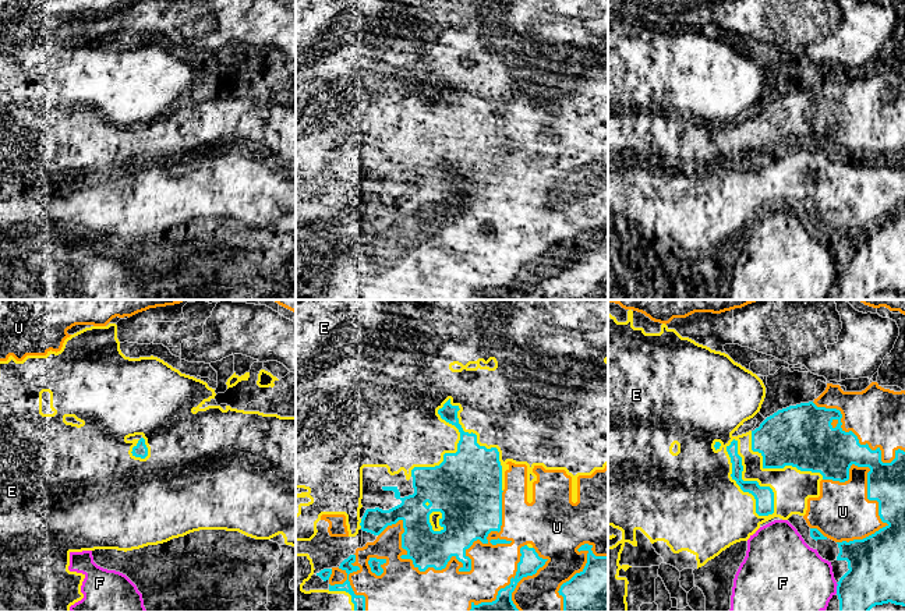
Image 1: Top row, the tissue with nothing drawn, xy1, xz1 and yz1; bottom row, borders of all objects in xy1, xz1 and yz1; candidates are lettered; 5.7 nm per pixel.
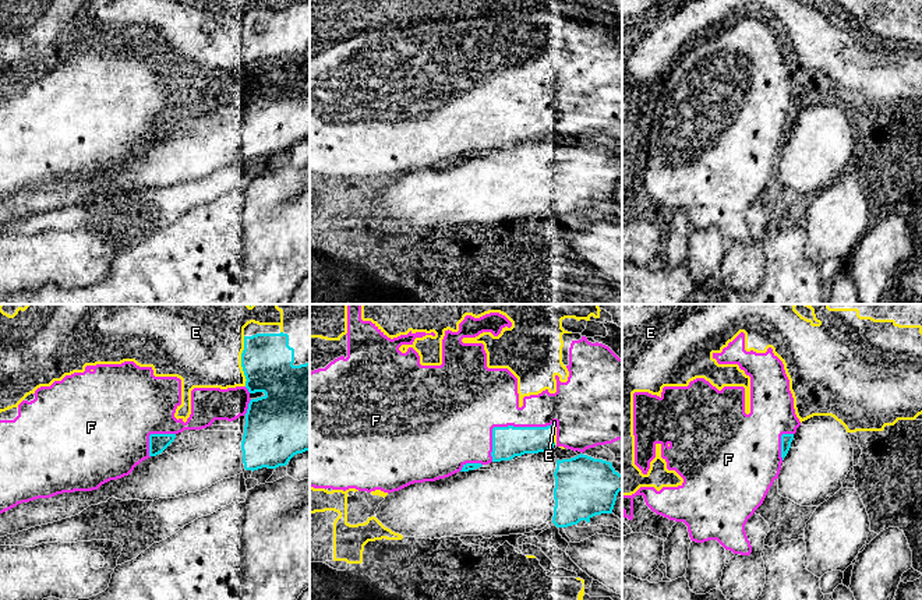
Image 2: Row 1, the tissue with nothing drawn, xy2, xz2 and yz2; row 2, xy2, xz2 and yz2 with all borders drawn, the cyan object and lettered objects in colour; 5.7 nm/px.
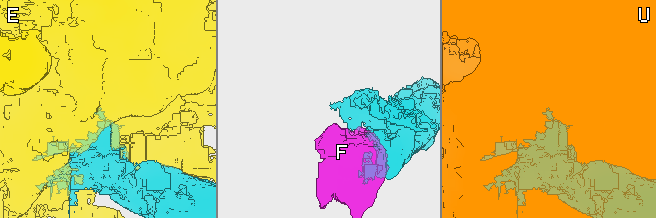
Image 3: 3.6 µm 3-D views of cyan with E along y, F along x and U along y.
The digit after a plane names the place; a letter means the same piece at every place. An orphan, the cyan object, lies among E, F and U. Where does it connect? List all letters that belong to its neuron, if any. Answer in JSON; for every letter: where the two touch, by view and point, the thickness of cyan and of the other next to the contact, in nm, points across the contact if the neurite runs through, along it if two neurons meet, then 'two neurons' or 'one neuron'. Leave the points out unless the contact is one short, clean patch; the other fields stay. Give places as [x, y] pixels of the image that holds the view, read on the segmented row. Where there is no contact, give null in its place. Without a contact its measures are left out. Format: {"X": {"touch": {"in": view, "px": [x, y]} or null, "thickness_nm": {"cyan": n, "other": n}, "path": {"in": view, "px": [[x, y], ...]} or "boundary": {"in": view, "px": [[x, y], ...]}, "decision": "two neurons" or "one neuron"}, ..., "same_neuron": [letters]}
{"E": {"touch": {"in": "xz1", "px": [481, 446]}, "thickness_nm": {"cyan": 400, "other": 440}, "decision": "two neurons"}, "F": {"touch": {"in": "xz2", "px": [508, 426]}, "thickness_nm": {"cyan": 180, "other": 400}, "decision": "two neurons"}, "U": {"touch": {"in": "xz1", "px": [444, 568]}, "thickness_nm": {"cyan": 220, "other": 440}, "decision": "two neurons"}, "same_neuron": []}

